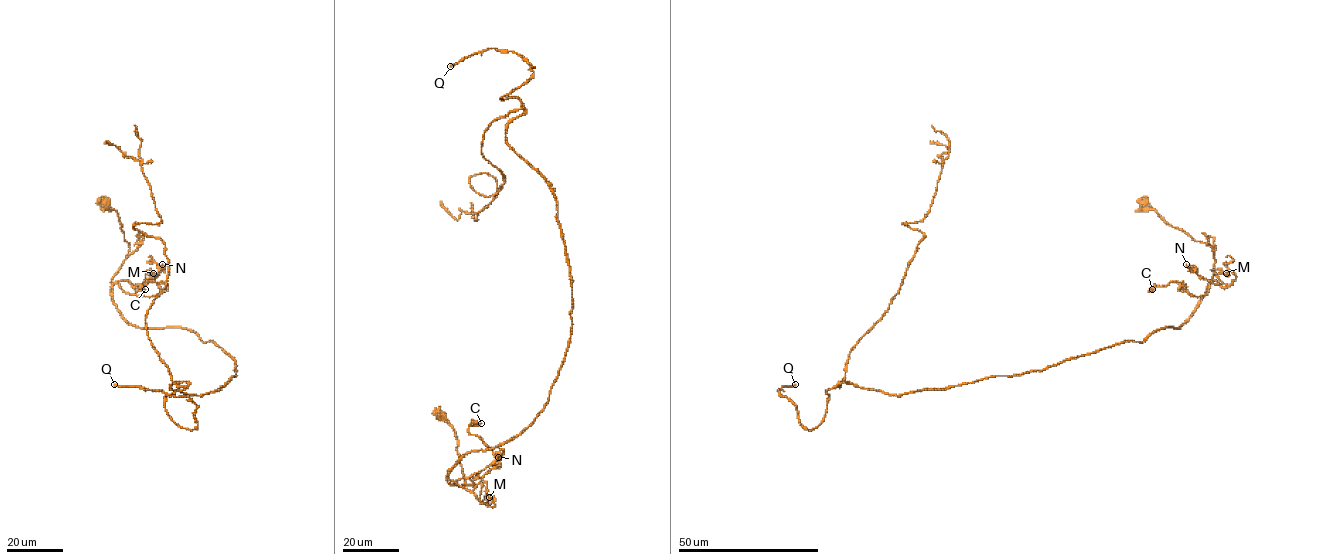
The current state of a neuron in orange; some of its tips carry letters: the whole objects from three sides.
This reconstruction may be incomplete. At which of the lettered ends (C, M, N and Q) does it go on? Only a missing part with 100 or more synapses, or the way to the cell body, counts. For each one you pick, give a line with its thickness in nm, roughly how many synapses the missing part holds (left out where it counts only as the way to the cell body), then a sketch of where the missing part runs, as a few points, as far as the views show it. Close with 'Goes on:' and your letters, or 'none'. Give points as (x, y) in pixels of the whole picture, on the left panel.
Q: Thickness 280 nm. Roughly 140 synapses
Goes on: Q

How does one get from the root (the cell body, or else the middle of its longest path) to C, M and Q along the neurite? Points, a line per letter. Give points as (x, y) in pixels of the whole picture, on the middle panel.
C: (441, 414), (458, 442), (465, 481), (451, 485), (448, 480), (472, 476), (496, 459), (468, 431), (481, 423)
M: (441, 414), (458, 442), (465, 483), (447, 481), (453, 480), (478, 498), (486, 481), (485, 498), (489, 497)
Q: (441, 414), (464, 484), (547, 402), (572, 308), (556, 197), (506, 137), (532, 66), (450, 66)

